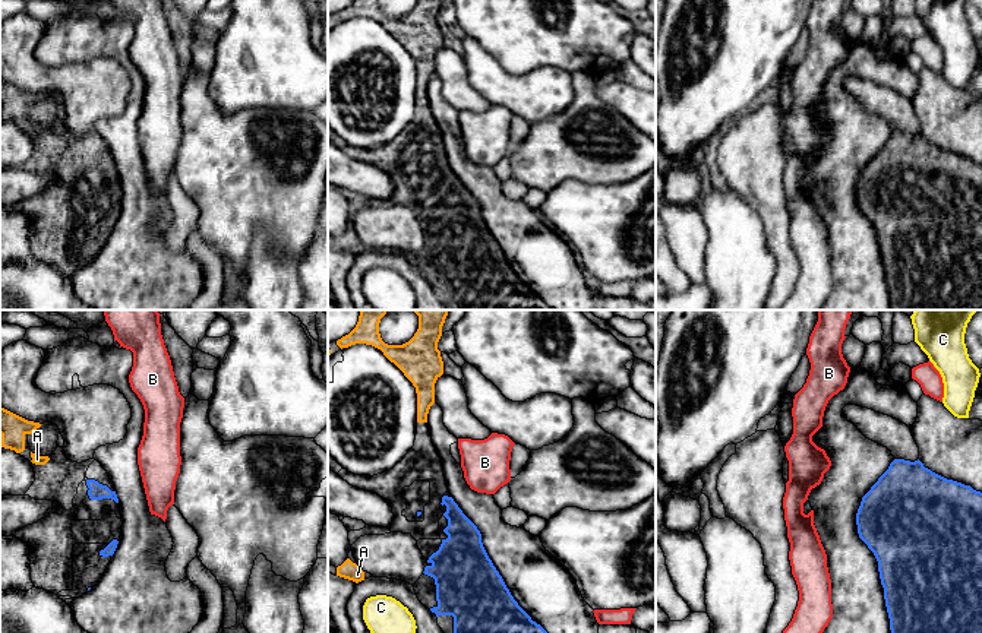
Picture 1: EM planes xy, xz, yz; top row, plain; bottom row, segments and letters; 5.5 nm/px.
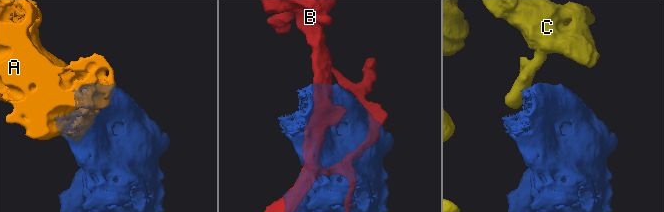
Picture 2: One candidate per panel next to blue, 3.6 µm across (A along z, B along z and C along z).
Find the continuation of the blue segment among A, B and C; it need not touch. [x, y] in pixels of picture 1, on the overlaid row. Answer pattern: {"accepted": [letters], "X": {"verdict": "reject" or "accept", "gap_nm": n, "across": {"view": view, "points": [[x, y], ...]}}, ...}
{"accepted": ["A"], "A": {"verdict": "accept", "gap_nm": 240, "across": {"view": "xy", "points": [[87, 480], [49, 459]]}}, "B": {"verdict": "reject", "gap_nm": 120, "across": {"view": "xz", "points": [[452, 499], [470, 487]]}}, "C": {"verdict": "reject", "gap_nm": 100, "across": {"view": "xz", "points": [[430, 610], [413, 617]]}}}

